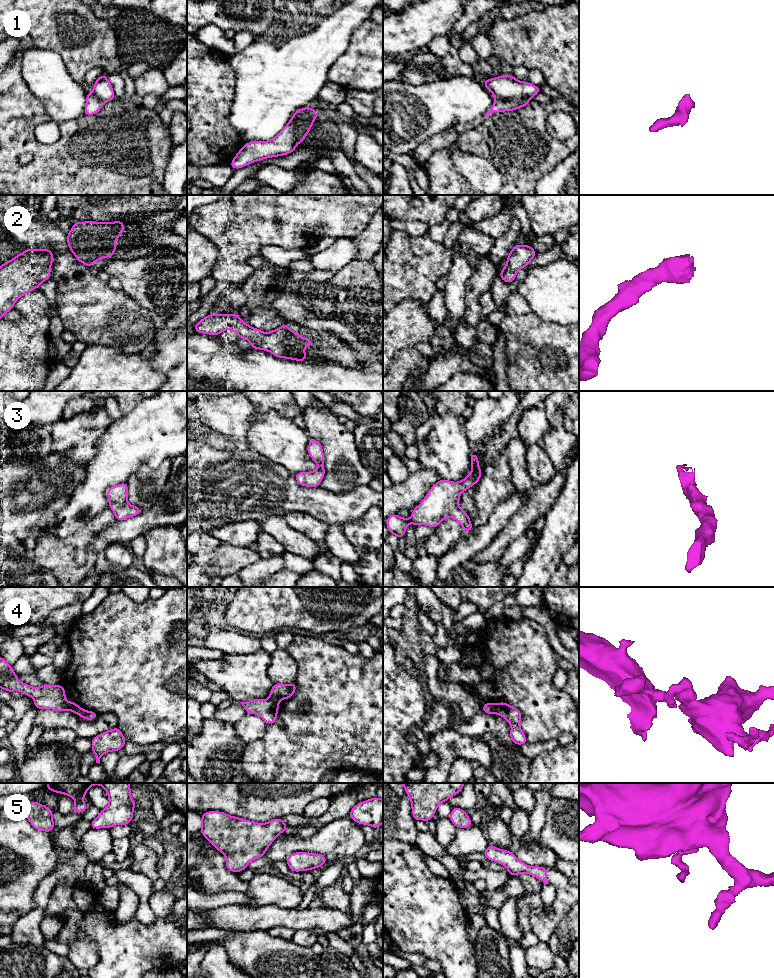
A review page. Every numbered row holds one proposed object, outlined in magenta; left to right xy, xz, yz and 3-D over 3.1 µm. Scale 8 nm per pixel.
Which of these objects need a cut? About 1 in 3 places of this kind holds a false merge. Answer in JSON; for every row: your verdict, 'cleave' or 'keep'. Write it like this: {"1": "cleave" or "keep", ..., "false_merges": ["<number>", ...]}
{"1": "cleave", "2": "keep", "3": "keep", "4": "cleave", "5": "keep", "false_merges": ["1", "4"]}

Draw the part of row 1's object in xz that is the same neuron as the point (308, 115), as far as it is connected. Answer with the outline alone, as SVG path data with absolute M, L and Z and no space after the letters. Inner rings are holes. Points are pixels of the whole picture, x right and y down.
M308 106L302 108L302 112L296 123L296 133L299 139L298 144L306 138L317 116L318 112L315 109Z

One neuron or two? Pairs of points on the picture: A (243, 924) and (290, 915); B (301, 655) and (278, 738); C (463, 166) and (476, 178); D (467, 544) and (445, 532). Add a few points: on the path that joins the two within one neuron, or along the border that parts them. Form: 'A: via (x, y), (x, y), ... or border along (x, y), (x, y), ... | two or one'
A: via (255, 918), (278, 917) | one
B: via (313, 678), (313, 712), (301, 724) | one
C: via (466, 168), (473, 175) | one
D: border along (464, 531), (461, 537), (442, 555) | two

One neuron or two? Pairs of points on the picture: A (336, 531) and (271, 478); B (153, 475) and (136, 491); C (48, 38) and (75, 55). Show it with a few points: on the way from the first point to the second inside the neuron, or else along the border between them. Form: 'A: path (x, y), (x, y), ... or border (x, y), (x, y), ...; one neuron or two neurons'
A: border (328, 524), (342, 527); two neurons
B: path (149, 479), (140, 488); one neuron
C: path (55, 42), (63, 50), (68, 50); one neuron

